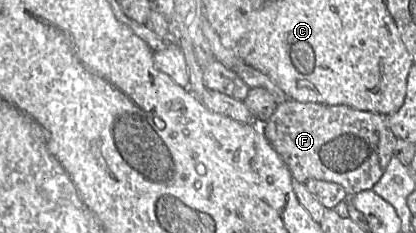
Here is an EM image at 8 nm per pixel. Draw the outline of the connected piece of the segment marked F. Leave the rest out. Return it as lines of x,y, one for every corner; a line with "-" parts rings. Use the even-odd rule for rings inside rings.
292,99
278,104
261,129
289,168
293,179
301,183
309,179
334,182
340,184
348,195
373,188
394,156
397,142
386,115
347,105

